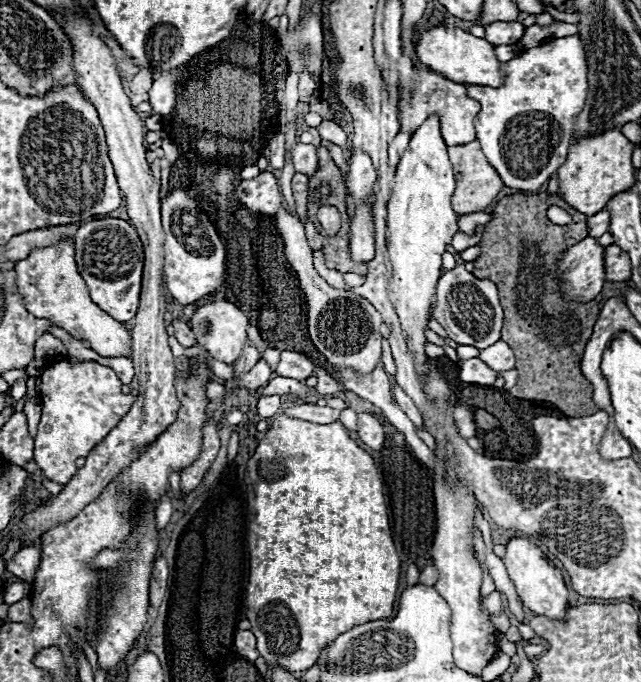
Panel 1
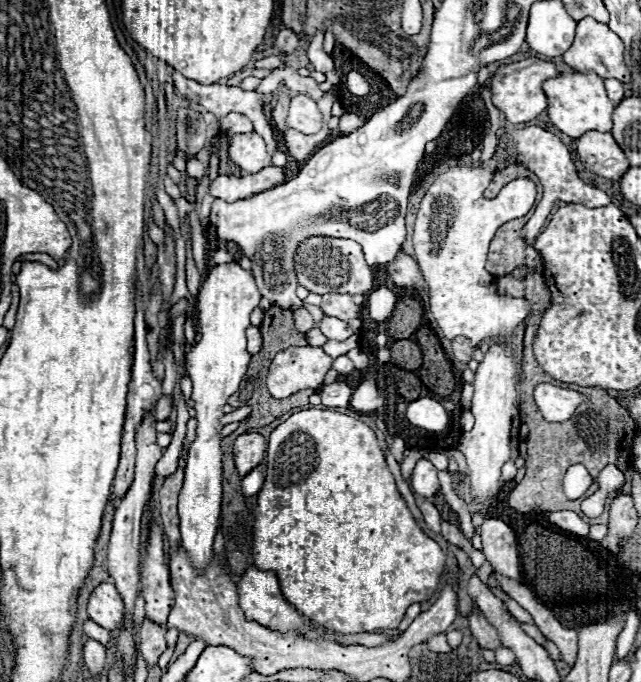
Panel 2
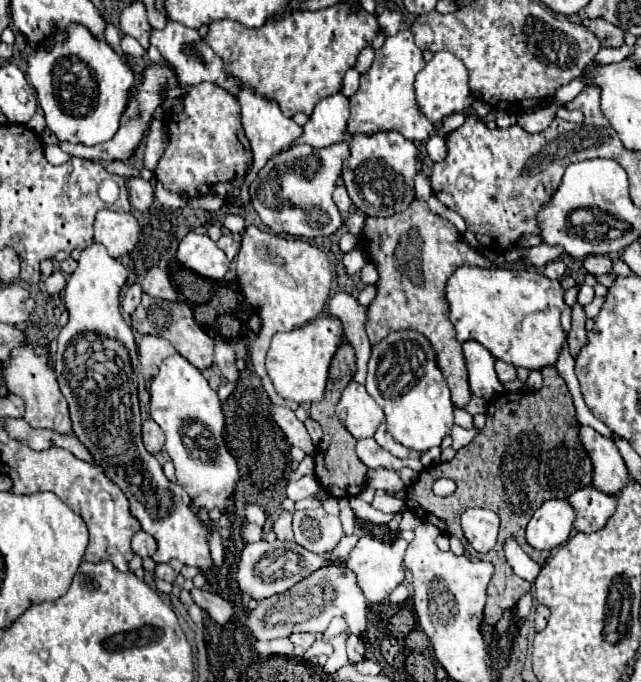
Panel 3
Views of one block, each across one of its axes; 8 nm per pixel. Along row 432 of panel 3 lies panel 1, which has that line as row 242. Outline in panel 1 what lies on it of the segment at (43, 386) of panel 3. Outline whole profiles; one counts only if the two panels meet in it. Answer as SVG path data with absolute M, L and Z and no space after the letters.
M60 242L46 248L36 248L28 258L18 260L16 286L26 310L36 318L48 318L54 326L64 328L76 340L82 340L84 344L88 344L100 356L130 358L132 336L122 322L114 320L110 314L100 310L100 306L96 306L90 300L88 288L76 266L76 252L72 242Z

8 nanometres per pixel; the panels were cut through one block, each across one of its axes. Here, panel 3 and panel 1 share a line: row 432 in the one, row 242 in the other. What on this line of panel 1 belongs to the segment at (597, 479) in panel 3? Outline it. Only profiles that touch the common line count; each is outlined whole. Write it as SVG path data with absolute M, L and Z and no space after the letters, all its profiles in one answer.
M592 236L572 246L560 260L560 288L564 298L588 302L600 294L604 280L604 246Z

